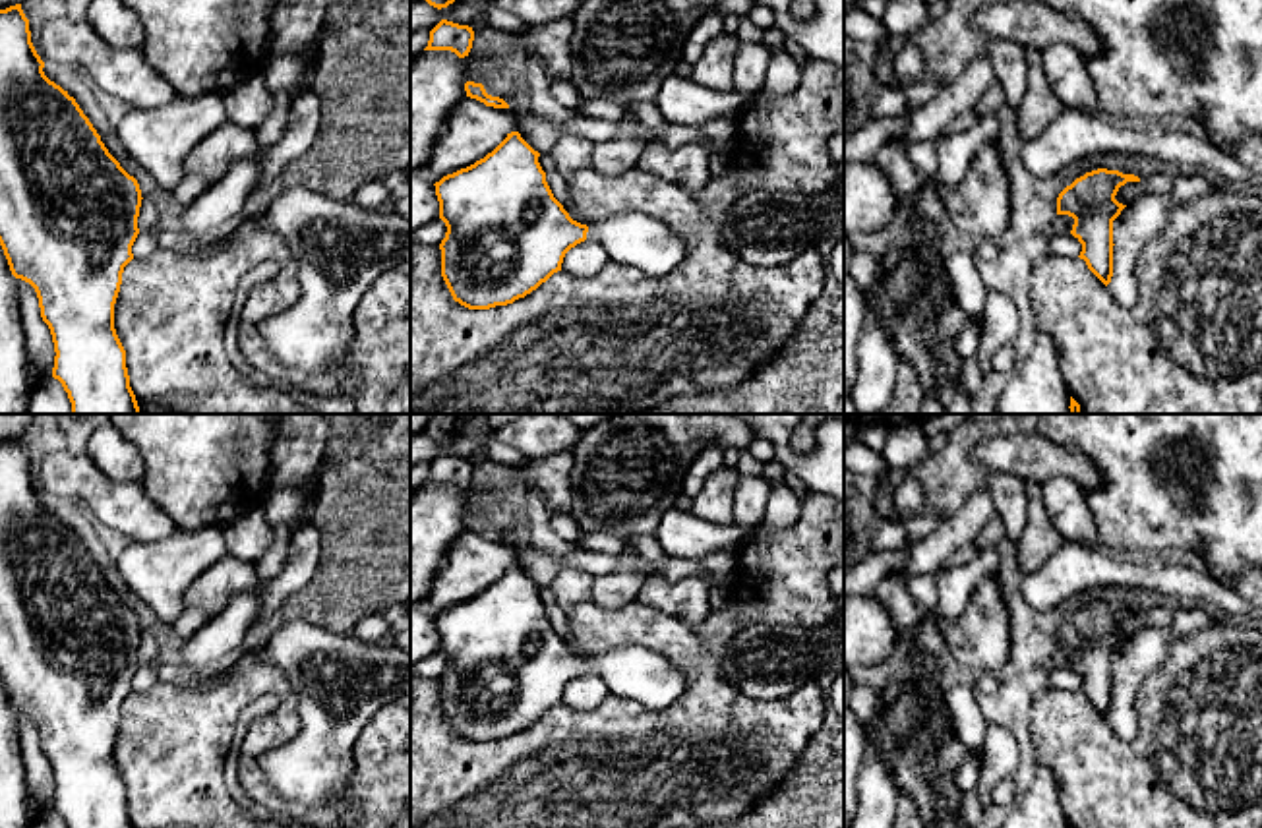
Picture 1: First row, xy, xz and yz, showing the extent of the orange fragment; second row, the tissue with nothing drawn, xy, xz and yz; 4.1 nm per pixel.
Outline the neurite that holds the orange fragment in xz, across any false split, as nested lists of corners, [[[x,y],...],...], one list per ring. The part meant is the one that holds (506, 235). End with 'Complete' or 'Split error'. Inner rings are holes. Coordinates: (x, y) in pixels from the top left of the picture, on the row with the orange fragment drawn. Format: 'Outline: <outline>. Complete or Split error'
Outline: [[[511,132],[484,159],[434,184],[439,219],[447,226],[439,244],[441,277],[455,302],[468,310],[513,304],[561,271],[565,253],[586,238],[598,242],[610,259],[656,279],[687,257],[687,242],[676,238],[664,221],[648,215],[614,215],[588,226],[573,221],[554,197],[538,157],[519,132]]]. Split error

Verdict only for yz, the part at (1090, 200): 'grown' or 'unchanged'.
unchanged

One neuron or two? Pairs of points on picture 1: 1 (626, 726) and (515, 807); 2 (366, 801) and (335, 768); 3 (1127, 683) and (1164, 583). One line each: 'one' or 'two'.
1: one
2: two
3: two

